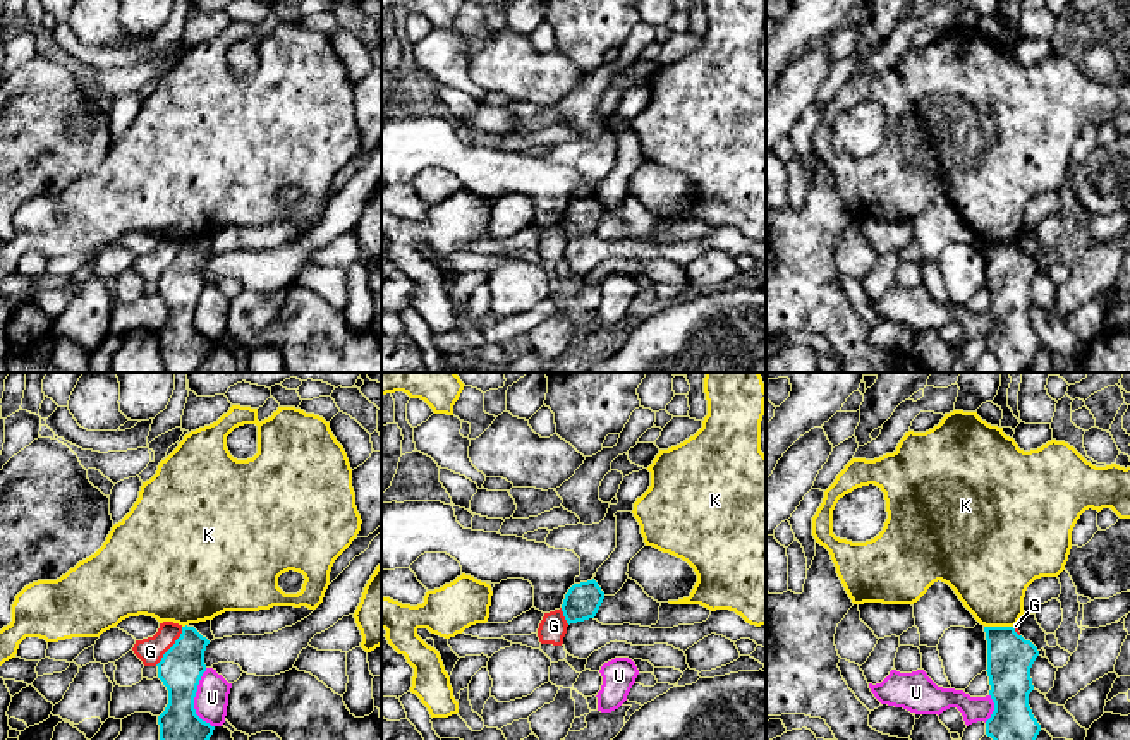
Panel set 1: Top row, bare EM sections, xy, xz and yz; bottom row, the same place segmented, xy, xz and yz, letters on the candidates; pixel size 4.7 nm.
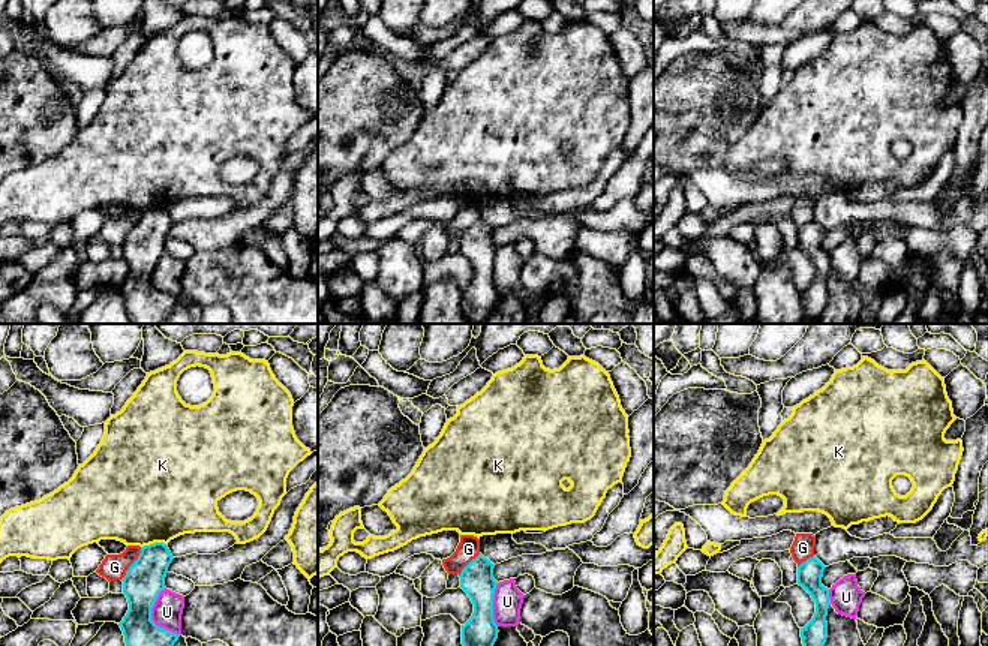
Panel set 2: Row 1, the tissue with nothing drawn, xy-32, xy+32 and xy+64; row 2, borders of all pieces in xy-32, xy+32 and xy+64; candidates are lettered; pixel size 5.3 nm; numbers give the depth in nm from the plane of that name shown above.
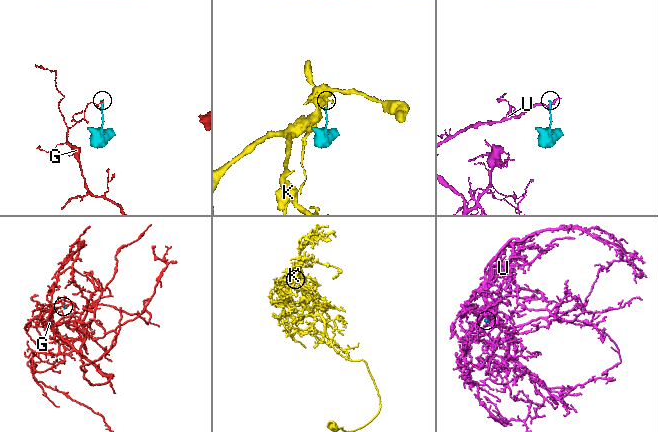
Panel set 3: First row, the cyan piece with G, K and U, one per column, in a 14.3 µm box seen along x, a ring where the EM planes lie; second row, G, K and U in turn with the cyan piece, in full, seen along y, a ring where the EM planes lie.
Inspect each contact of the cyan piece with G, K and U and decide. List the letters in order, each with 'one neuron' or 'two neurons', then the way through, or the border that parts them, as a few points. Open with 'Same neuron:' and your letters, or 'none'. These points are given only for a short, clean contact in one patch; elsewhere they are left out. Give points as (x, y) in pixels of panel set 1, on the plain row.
Same neuron: none
G: two neurons; border along xy (182, 242), (176, 258), (155, 280)
K: two neurons
U: two neurons; border along xy (206, 284), (194, 313), (194, 327), (213, 342)

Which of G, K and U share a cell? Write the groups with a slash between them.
G / K / U

